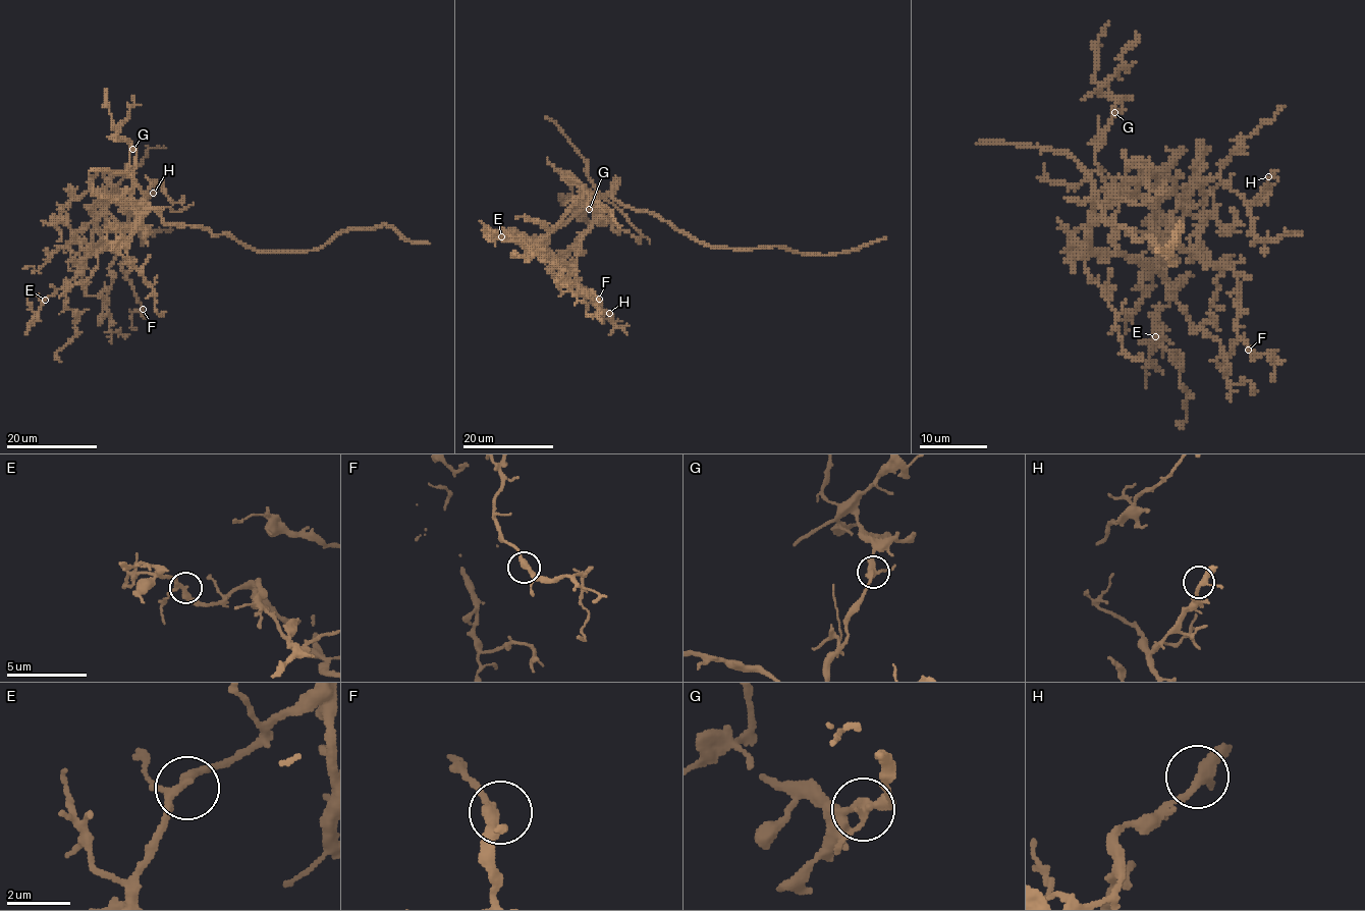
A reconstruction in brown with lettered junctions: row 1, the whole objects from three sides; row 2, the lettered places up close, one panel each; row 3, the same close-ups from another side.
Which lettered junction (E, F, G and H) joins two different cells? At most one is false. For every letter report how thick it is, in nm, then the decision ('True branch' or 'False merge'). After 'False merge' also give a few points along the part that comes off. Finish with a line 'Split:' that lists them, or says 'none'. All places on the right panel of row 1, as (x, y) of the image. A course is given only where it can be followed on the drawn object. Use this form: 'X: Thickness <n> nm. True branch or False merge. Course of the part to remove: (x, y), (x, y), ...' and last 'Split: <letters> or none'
E: Thickness 260 nm. True branch
F: Thickness 280 nm. True branch
G: Thickness 260 nm. False merge. Course of the part to remove: (1114, 112), (1112, 95), (1094, 78), (1097, 36), (1107, 22)
H: Thickness 240 nm. True branch
Split: G

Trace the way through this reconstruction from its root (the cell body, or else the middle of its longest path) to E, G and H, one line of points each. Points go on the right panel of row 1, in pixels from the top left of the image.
E: (1116, 226), (1094, 201), (1091, 250), (1147, 261), (1165, 280), (1168, 304), (1155, 314), (1162, 326), (1155, 336)
G: (1116, 226), (1104, 217), (1094, 201), (1094, 209), (1097, 219), (1107, 201), (1096, 148), (1114, 112)
H: (1116, 226), (1094, 201), (1097, 219), (1123, 199), (1153, 199), (1217, 178), (1250, 206), (1268, 176)

